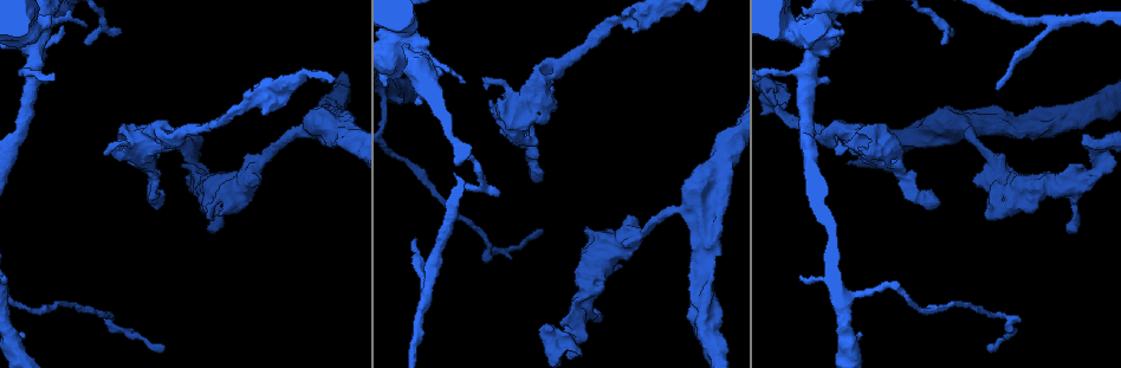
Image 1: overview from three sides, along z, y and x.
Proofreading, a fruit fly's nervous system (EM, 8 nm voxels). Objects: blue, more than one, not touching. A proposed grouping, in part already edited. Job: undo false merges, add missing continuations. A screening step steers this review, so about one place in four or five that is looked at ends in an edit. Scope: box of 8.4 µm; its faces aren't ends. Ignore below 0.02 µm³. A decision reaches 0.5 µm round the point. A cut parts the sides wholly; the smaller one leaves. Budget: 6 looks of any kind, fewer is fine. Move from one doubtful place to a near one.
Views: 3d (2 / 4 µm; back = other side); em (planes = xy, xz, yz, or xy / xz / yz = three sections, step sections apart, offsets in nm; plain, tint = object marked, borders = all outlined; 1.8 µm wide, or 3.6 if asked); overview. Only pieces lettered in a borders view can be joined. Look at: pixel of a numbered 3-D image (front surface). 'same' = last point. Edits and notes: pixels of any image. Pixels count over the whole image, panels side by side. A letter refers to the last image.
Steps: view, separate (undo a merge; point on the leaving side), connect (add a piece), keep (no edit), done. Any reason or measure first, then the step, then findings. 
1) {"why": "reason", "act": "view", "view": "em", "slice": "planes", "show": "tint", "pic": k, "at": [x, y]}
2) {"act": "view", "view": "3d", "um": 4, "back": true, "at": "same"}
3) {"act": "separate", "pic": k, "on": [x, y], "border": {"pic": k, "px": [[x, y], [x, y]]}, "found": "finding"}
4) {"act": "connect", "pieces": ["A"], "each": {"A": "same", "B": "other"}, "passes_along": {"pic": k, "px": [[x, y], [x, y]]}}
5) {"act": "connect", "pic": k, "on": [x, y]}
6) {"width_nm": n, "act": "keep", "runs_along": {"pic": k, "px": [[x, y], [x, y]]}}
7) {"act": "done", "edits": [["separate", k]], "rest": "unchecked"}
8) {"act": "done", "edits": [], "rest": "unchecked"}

{"why": "small branch off a trunk", "act": "view", "view": "3d", "um": 4, "back": true, "pic": 1, "at": [1069, 186]}

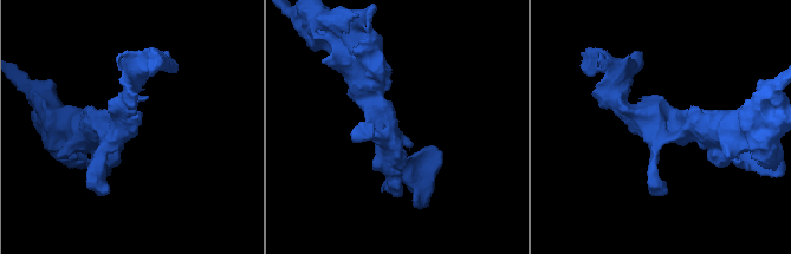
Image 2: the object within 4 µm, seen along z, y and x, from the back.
{"arms": 3, "arm_widths_nm": [180, 220, 500], "why": "now the EM", "act": "view", "view": "em", "slice": "xz", "step": 16, "show": "tint", "pic": 2, "at": [389, 130]}

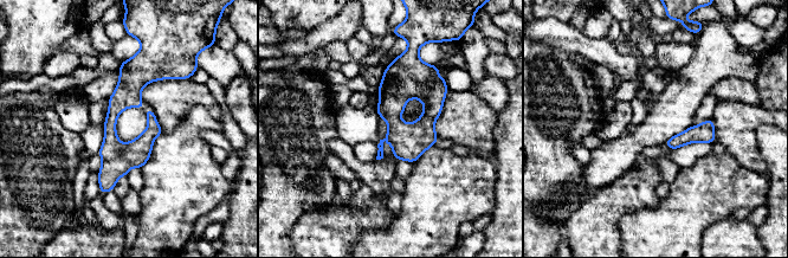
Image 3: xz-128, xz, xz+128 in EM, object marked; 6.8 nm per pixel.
{"act": "view", "view": "em", "slice": "planes", "show": "borders", "at": "same"}

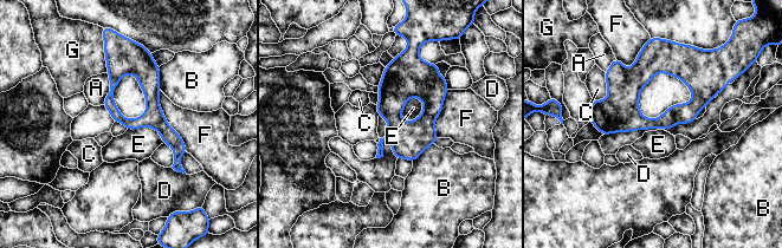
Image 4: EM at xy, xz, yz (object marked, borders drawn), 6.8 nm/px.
{"width_nm": 100, "act": "keep", "each": {"A": "other", "B": "other", "C": "other", "D": "other", "E": "other", "F": "other", "G": "other"}, "border": {"pic": 4, "px": [[425, 104], [417, 118], [399, 117]]}, "found": "one neuron here"}

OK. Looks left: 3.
{"why": "free end", "act": "view", "view": "em", "slice": "xz", "step": 4, "show": "tint", "pic": 1, "at": [539, 121]}

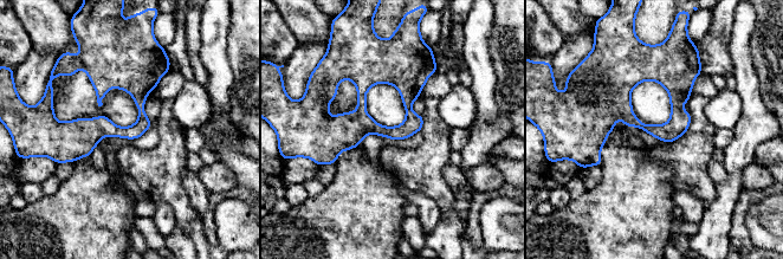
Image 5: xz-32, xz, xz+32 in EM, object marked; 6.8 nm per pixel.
{"act": "view", "view": "em", "slice": "planes", "show": "borders", "at": "same"}

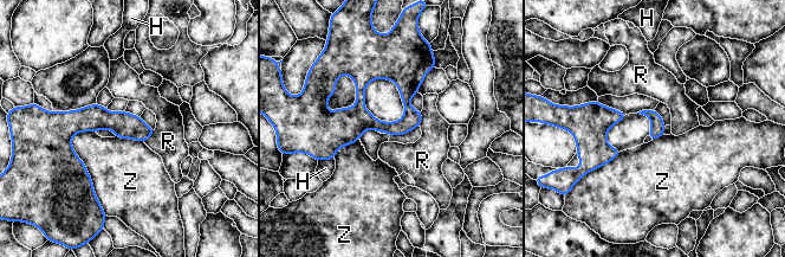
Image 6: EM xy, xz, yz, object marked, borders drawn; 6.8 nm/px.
{"act": "keep", "each": {"H": "other", "R": "other", "Z": "other"}, "runs_along": {"pic": 6, "px": [[385, 56], [328, 156]]}, "found": "none of them fits"}

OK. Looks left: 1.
{"act": "done", "edits": [], "rest": "unchecked"}

